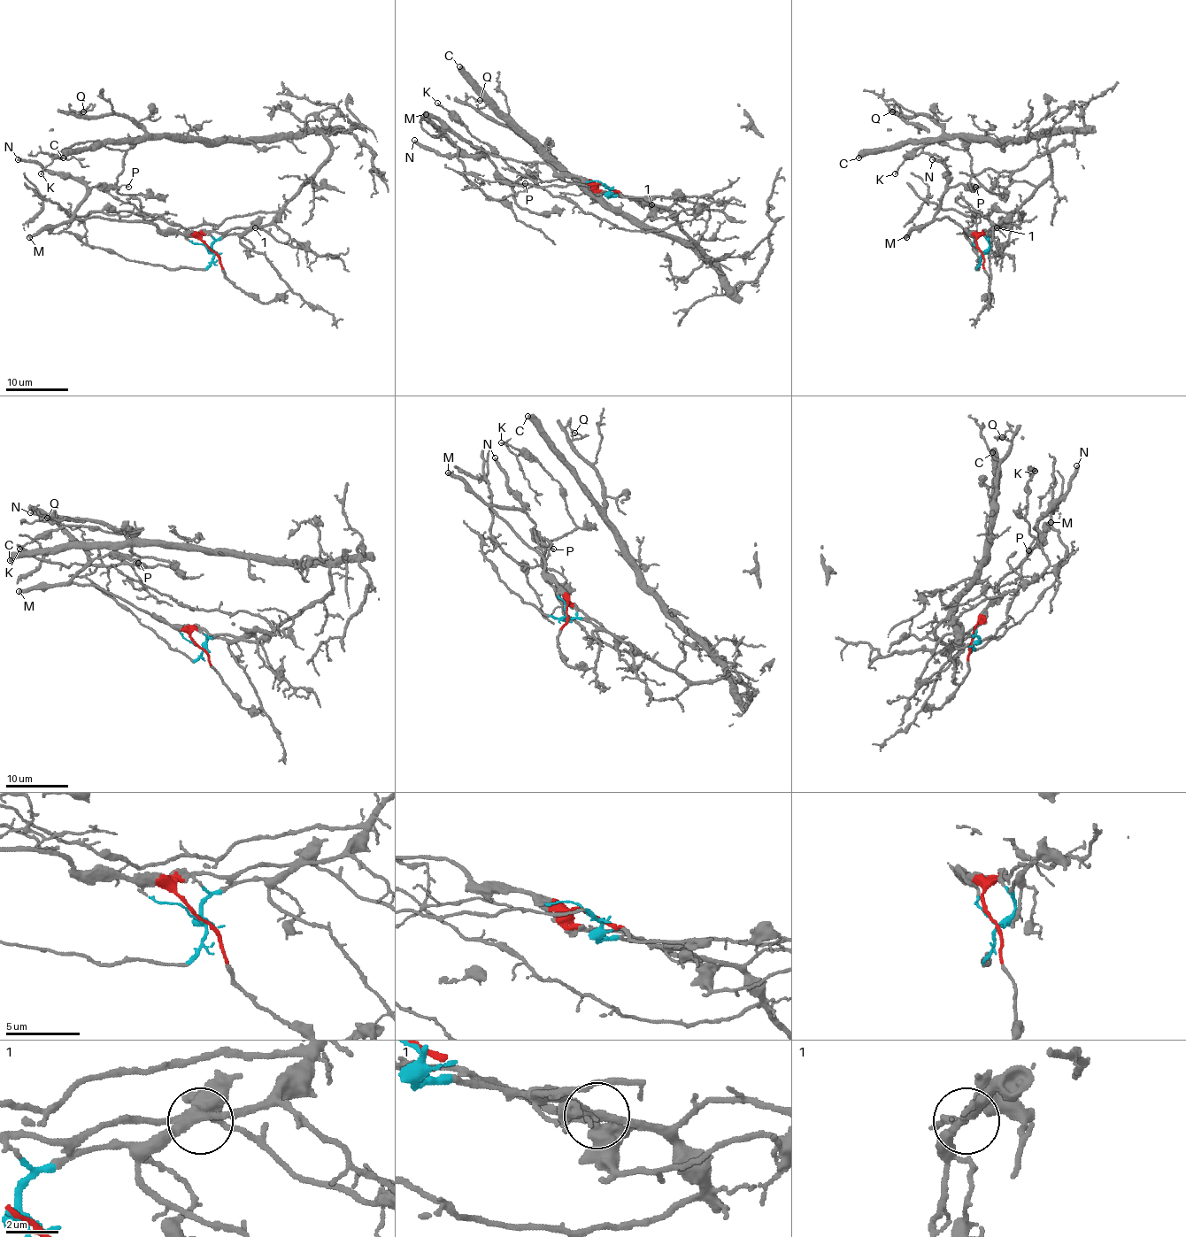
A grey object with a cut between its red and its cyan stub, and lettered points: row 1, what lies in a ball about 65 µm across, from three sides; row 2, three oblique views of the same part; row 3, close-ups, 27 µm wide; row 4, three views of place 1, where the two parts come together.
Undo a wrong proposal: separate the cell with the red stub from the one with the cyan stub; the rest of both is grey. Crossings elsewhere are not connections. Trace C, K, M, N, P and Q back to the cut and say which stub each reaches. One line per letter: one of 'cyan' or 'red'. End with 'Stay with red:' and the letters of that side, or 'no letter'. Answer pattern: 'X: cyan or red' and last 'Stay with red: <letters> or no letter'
C: cyan
K: red
M: red
N: red
P: red
Q: cyan
Stay with red: K, M, N, P

